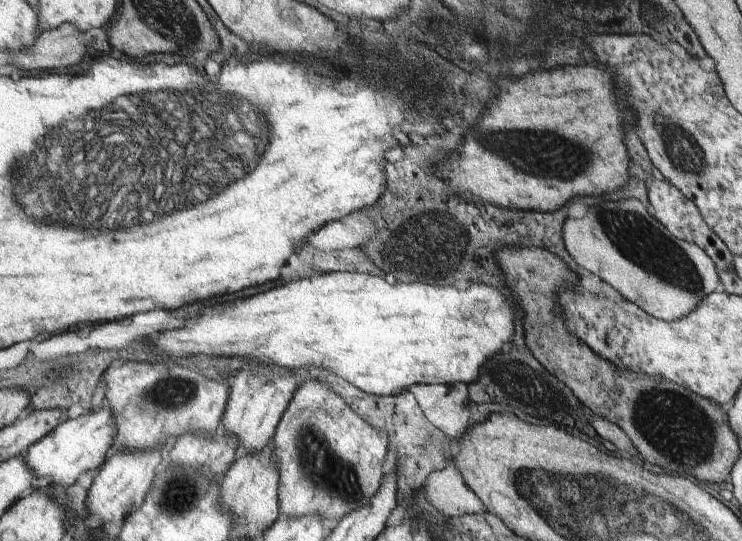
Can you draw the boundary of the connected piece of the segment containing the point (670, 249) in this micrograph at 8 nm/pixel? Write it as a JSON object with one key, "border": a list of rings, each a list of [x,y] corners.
{"border":[[[627,198],[618,202],[600,202],[581,219],[568,217],[563,223],[562,234],[565,249],[578,265],[608,282],[624,299],[637,303],[657,319],[673,321],[684,317],[693,312],[710,293],[721,289],[720,272],[710,255],[694,243],[673,235],[646,211],[646,206],[639,200]]]}

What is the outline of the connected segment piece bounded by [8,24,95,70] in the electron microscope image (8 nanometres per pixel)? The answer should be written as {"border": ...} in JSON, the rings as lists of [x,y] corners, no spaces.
{"border":[[[62,24],[48,32],[40,32],[37,42],[30,49],[8,54],[16,60],[16,65],[22,64],[25,69],[56,70],[80,63],[87,53],[88,42],[95,42],[92,34],[80,31],[75,25]]]}

